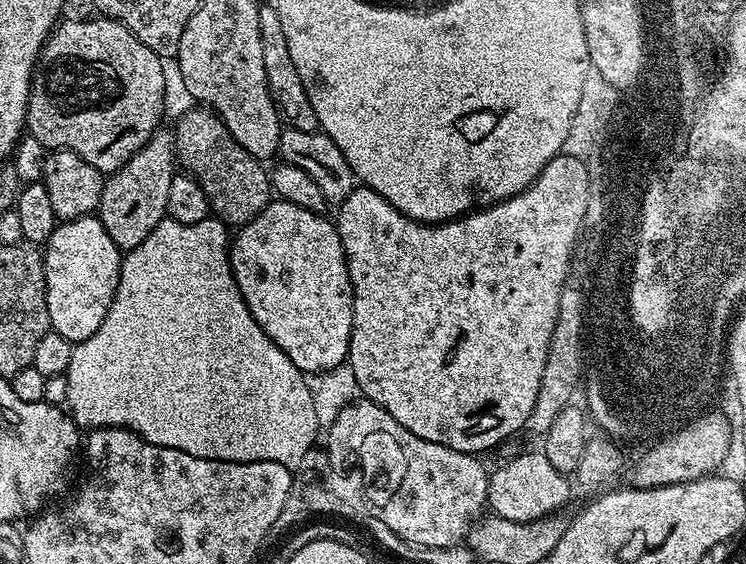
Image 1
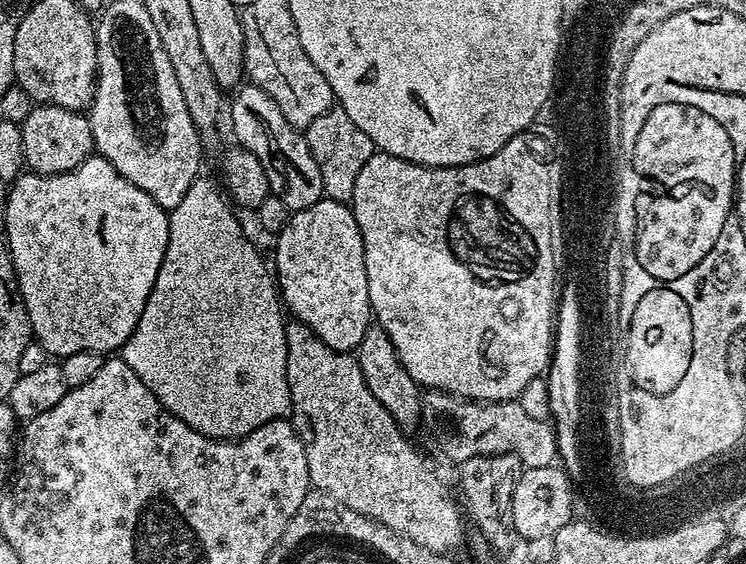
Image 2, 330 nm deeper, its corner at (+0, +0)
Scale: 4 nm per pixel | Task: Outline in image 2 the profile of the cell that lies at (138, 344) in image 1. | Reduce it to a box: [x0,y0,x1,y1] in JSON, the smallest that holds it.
[122,178,292,440]

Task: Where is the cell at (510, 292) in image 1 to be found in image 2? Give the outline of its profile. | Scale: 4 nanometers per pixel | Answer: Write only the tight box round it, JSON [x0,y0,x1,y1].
[350,130,558,402]

